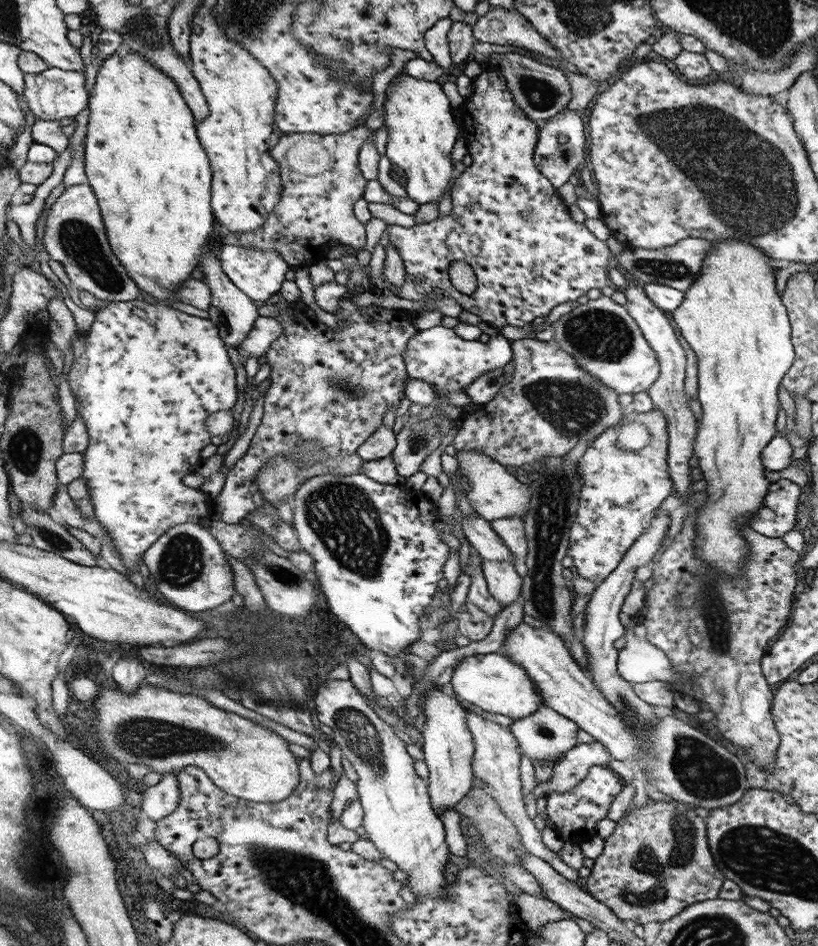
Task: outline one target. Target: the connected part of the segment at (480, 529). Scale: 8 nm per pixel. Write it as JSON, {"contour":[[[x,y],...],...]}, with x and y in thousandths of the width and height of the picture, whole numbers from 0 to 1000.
{"contour":[[[577,542],[564,550],[566,564],[571,572],[581,579],[587,590],[626,594],[623,580],[606,564],[597,549],[589,548],[584,542]]]}

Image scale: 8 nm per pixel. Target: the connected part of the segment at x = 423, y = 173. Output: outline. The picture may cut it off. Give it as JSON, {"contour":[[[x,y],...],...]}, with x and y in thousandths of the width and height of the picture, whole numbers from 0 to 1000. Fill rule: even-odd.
{"contour":[[[494,76],[493,79],[482,81],[476,88],[476,92],[471,97],[469,112],[469,129],[474,138],[474,148],[472,152],[472,165],[479,172],[484,173],[494,180],[498,186],[496,203],[499,209],[510,214],[512,217],[521,215],[538,214],[540,206],[548,201],[548,195],[553,190],[553,154],[560,146],[560,133],[557,127],[553,123],[550,108],[545,104],[545,99],[540,97],[538,89],[534,86],[524,86],[506,82]]]}

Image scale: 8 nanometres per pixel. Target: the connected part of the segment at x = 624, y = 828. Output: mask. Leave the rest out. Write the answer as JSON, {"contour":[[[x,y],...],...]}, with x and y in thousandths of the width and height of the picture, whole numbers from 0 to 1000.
{"contour":[[[793,845],[787,853],[778,854],[779,855],[775,855],[775,857],[773,857],[759,871],[756,870],[751,879],[748,879],[748,883],[738,888],[737,901],[731,907],[727,907],[726,914],[724,915],[722,923],[719,927],[719,933],[716,933],[718,943],[726,949],[732,950],[732,952],[737,953],[741,958],[747,959],[747,961],[754,966],[756,970],[759,970],[769,977],[779,976],[782,978],[792,977],[792,975],[811,976],[818,974],[834,965],[840,958],[878,949],[878,945],[881,944],[880,939],[884,939],[883,932],[888,930],[888,926],[883,926],[884,921],[875,918],[878,910],[870,903],[868,903],[869,896],[866,891],[864,869],[861,869],[848,855],[839,853],[836,848],[824,845],[817,848]]]}

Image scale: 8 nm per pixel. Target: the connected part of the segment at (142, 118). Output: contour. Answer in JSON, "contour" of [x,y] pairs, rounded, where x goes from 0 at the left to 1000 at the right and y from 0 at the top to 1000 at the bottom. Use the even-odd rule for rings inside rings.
{"contour":[[[156,53],[152,59],[137,57],[130,60],[127,66],[119,68],[119,79],[115,95],[109,99],[109,125],[106,138],[104,142],[104,183],[109,190],[109,196],[116,203],[123,225],[125,235],[130,243],[132,258],[137,262],[137,268],[152,281],[160,295],[166,298],[171,309],[185,312],[188,316],[205,319],[218,319],[213,316],[213,307],[221,298],[232,295],[235,285],[244,281],[244,271],[249,268],[249,262],[257,256],[259,247],[259,235],[262,226],[257,220],[257,184],[258,170],[253,160],[248,158],[242,143],[242,131],[237,129],[237,121],[233,113],[215,91],[214,85],[203,78],[196,71],[192,71],[183,62],[175,60],[166,54]]]}

